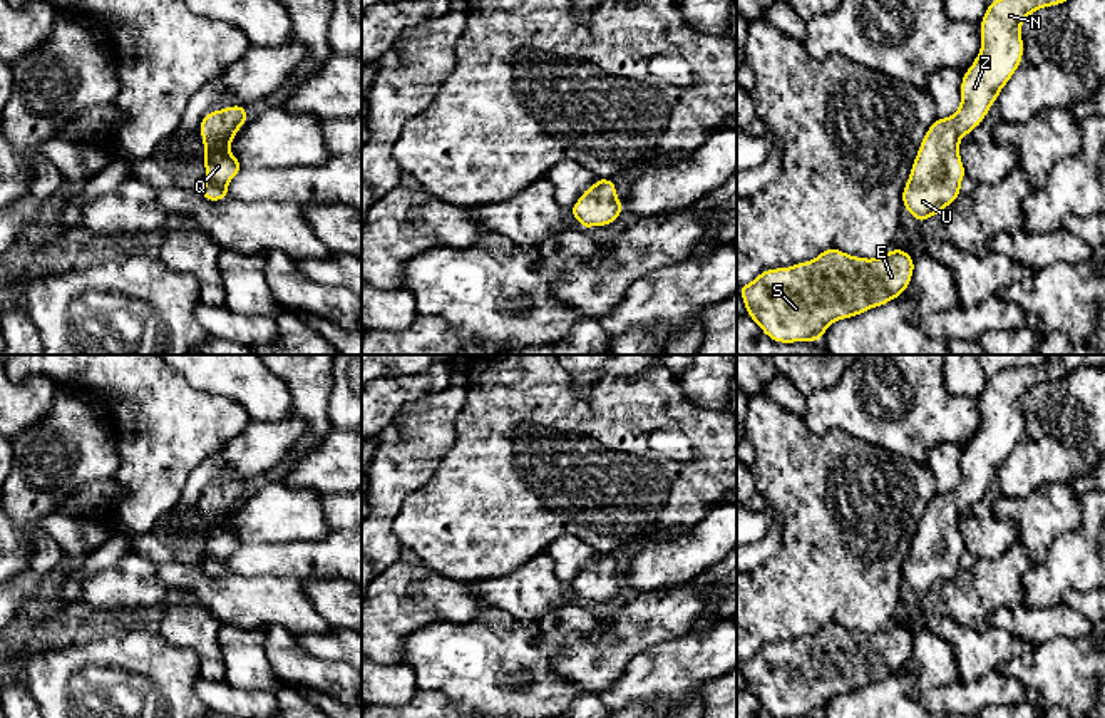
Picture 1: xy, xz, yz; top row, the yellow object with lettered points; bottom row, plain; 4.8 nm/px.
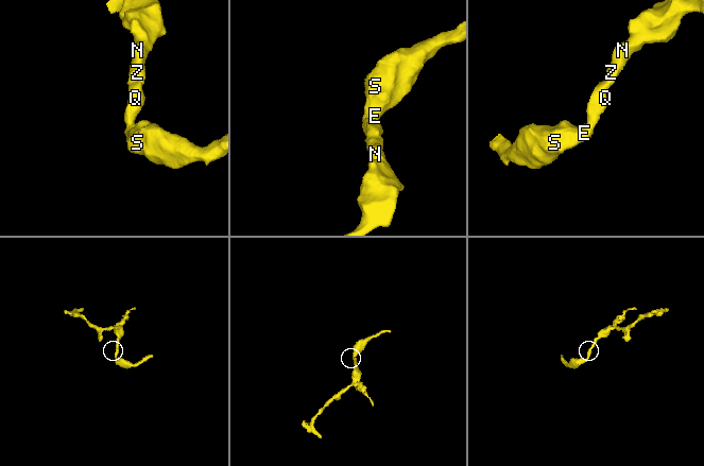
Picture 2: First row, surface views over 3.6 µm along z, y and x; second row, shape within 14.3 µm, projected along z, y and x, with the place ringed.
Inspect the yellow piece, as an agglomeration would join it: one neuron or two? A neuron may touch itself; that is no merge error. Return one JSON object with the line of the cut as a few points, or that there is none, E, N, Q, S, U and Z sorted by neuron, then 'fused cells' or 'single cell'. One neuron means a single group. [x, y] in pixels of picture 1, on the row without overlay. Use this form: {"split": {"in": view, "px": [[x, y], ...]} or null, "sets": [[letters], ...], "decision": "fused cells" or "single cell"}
{"split": null, "sets": [["E", "N", "Q", "S", "U", "Z"]], "decision": "single cell"}

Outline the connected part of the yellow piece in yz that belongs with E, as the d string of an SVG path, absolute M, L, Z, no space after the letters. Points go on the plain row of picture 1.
M827 623L812 636L765 644L752 658L738 661L747 690L770 715L797 718L820 716L834 696L854 693L899 673L912 649L914 633L904 624L892 623L887 629L867 634Z

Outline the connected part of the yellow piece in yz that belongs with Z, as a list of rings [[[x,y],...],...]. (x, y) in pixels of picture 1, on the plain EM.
[[[1045,355],[1043,365],[1026,365],[1008,368],[988,378],[984,392],[979,398],[981,425],[973,440],[963,449],[961,480],[953,492],[936,494],[923,512],[917,531],[911,541],[909,554],[902,564],[902,582],[906,582],[921,599],[931,591],[938,591],[946,581],[951,581],[961,571],[961,556],[966,542],[961,537],[959,517],[963,510],[969,510],[986,492],[991,479],[998,475],[1001,464],[1015,450],[1023,435],[1021,398],[1033,387],[1066,378],[1080,367],[1102,367],[1105,355]]]

